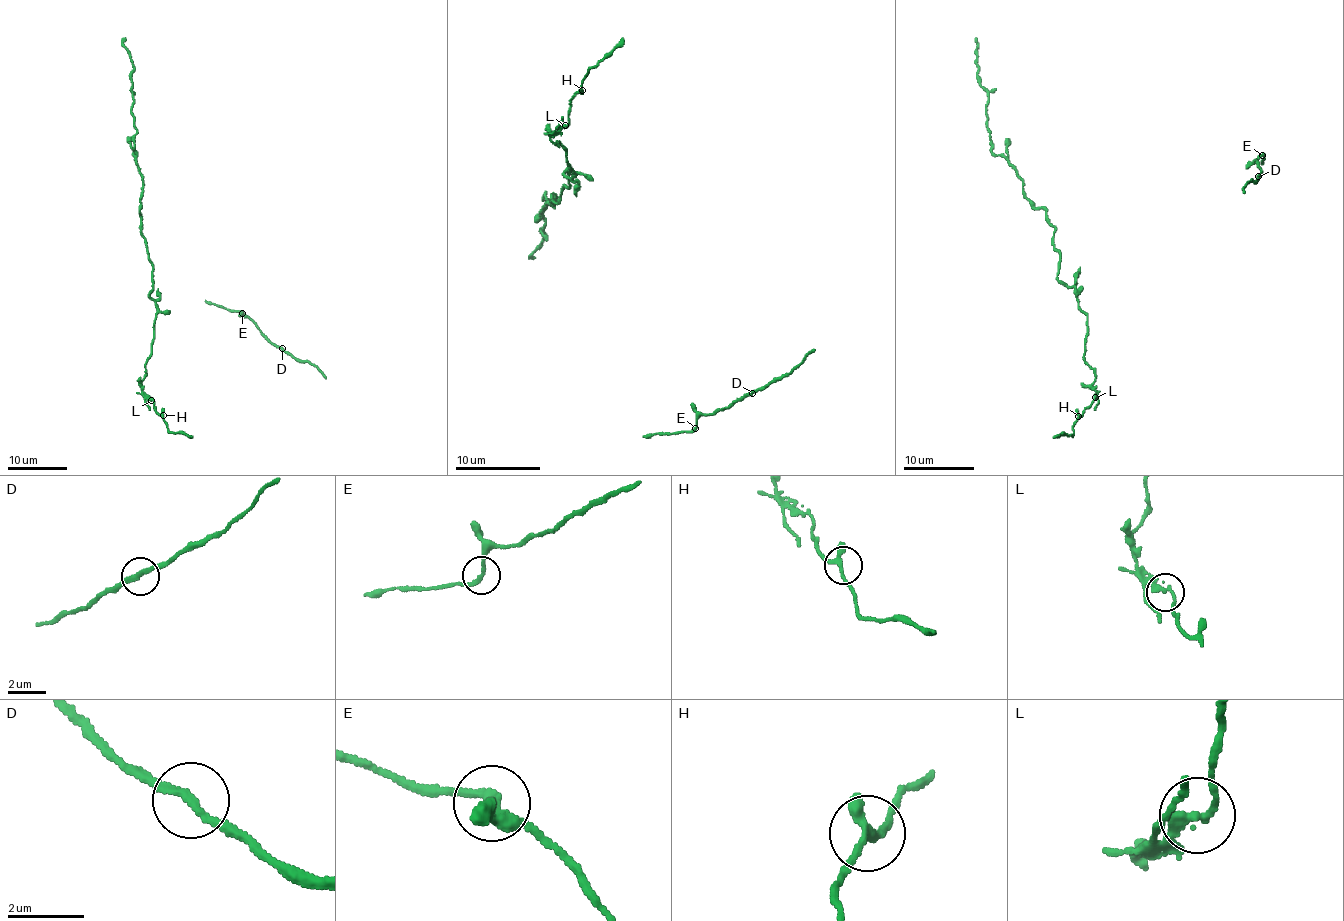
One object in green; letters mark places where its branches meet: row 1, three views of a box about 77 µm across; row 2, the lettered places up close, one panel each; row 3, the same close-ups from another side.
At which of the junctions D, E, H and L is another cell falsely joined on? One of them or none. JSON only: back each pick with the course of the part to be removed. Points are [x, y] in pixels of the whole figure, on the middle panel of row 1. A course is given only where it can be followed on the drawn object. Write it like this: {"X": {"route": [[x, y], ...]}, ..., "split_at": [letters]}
{"L": {"route": [[565, 125], [551, 138], [575, 178], [569, 166], [553, 206], [546, 193], [534, 259]]}, "split_at": ["L"]}

